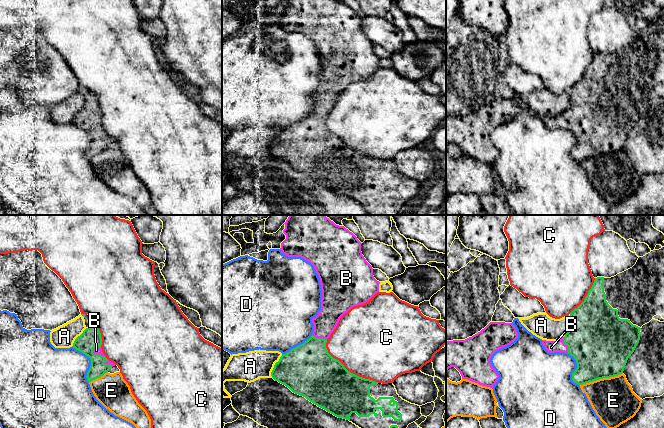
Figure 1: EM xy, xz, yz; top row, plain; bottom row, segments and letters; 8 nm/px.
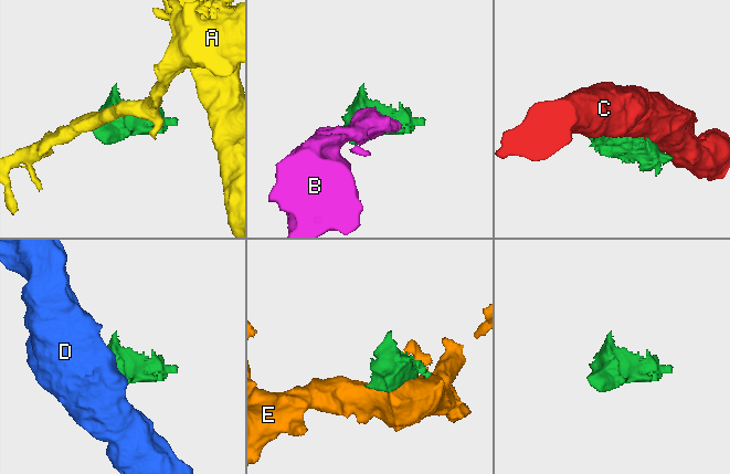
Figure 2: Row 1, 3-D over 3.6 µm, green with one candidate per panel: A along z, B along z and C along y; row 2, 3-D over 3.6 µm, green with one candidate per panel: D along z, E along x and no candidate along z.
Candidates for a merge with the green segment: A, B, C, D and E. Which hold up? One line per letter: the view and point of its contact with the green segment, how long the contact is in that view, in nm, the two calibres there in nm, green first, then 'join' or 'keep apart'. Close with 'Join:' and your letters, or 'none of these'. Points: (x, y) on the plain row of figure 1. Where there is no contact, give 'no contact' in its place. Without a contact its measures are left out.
A: contact xz (274, 142); length 200 nm; calibres 400 and 240 nm; keep apart
B: contact xy (97, 130); length 120 nm; calibres 160 and 50 nm; join
C: contact xz (346, 145); length 550 nm; calibres 400 and 480 nm; keep apart
D: contact xy (91, 138); length 320 nm; calibres 160 and 380 nm; keep apart
E: contact yz (600, 154); length 360 nm; calibres 460 and 360 nm; keep apart
Join: B

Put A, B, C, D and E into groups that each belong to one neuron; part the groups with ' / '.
A / B / C / D / E

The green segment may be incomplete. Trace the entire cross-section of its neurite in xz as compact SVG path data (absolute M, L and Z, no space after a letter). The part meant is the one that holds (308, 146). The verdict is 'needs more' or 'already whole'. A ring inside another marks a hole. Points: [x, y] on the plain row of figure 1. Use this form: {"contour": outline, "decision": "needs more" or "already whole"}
{"contour": "M285 0L283 9L286 15L281 19L280 26L288 33L301 33L314 42L320 55L322 75L321 86L312 94L312 112L280 133L271 148L272 154L334 192L349 196L361 204L368 215L399 215L408 201L422 192L420 182L403 176L397 170L393 159L382 160L351 149L339 136L333 134L326 124L327 115L340 94L352 83L368 78L379 68L380 58L374 54L372 42L362 31L362 19L344 2L336 0Z", "decision": "needs more"}

